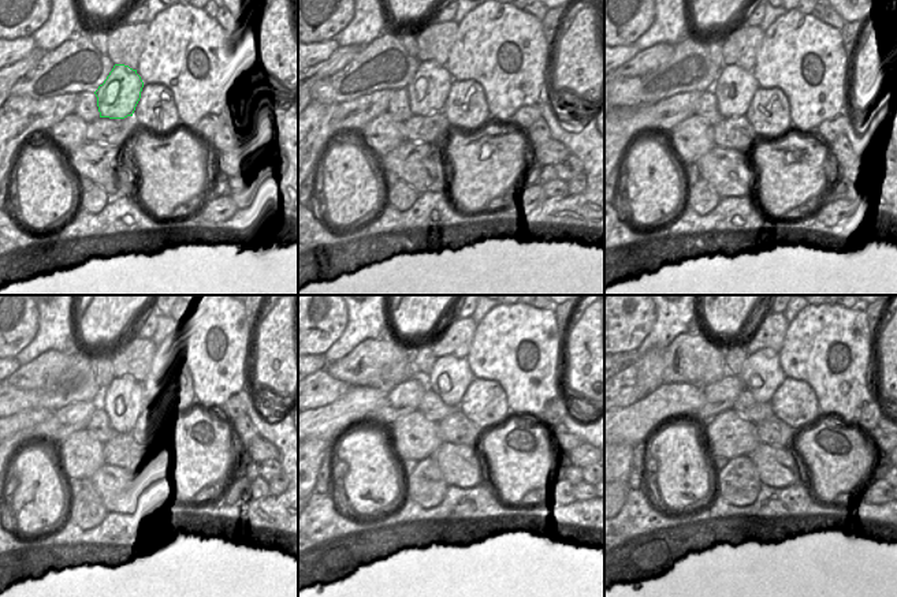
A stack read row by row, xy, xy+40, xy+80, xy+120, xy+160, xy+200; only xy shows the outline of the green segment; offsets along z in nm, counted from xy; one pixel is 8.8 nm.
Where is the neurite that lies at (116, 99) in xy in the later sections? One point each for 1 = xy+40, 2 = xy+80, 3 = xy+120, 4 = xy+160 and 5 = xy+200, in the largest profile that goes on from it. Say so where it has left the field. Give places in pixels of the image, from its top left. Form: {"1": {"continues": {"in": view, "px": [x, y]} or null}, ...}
{"1": {"continues": {"in": "xy+40", "px": [428, 90]}}, "2": {"continues": {"in": "xy+80", "px": [734, 88]}}, "3": {"continues": {"in": "xy+120", "px": [123, 398]}}, "4": {"continues": {"in": "xy+160", "px": [450, 377]}}, "5": {"continues": {"in": "xy+200", "px": [760, 376]}}}

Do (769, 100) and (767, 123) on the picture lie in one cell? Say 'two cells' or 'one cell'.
one cell

